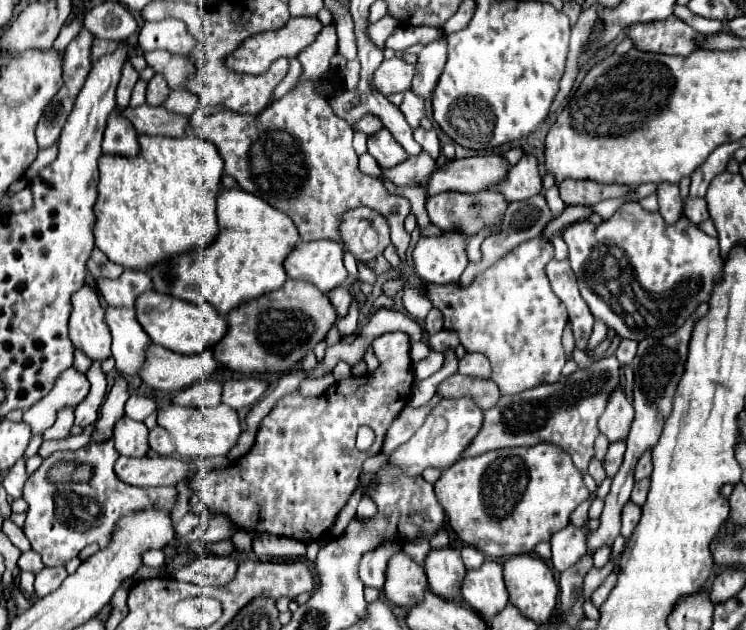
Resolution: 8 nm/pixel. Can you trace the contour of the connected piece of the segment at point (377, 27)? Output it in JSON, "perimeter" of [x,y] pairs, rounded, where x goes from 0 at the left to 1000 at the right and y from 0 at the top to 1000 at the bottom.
{"perimeter":[[[513,27],[511,33],[495,40],[495,62],[500,65],[500,71],[505,71],[505,75],[513,78],[519,59],[532,46],[532,40],[535,37],[527,27]]]}

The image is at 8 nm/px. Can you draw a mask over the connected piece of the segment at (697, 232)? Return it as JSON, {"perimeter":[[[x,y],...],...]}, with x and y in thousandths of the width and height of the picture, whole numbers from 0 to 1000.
{"perimeter":[[[838,322],[832,325],[824,341],[814,351],[808,351],[806,357],[798,357],[792,351],[771,351],[765,354],[757,367],[755,367],[755,383],[760,386],[763,392],[763,417],[765,417],[765,427],[771,430],[771,440],[776,446],[776,462],[779,462],[779,471],[787,478],[792,497],[798,500],[798,506],[806,506],[814,519],[819,519],[830,535],[835,538],[851,538],[851,541],[859,541],[859,538],[867,538],[870,529],[875,529],[878,535],[889,535],[889,532],[897,532],[902,522],[913,519],[918,513],[921,503],[926,503],[926,497],[934,490],[937,481],[942,478],[950,478],[953,471],[953,462],[956,462],[956,449],[958,443],[966,437],[966,424],[969,424],[969,411],[964,405],[964,386],[958,376],[950,376],[948,370],[942,370],[934,357],[929,357],[921,344],[910,344],[905,354],[894,357],[889,351],[889,344],[883,338],[870,338],[865,335],[857,322]]]}

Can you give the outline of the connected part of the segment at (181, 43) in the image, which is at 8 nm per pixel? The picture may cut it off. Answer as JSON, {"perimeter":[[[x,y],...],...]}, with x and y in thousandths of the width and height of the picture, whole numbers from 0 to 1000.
{"perimeter":[[[221,30],[210,37],[194,37],[186,46],[186,75],[192,81],[208,81],[218,78],[227,84],[251,87],[264,71],[264,62],[253,56],[245,33],[237,30]]]}

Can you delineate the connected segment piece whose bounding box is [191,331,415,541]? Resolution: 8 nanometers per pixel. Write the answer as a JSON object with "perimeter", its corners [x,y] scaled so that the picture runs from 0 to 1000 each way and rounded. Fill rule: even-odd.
{"perimeter":[[[513,529],[500,541],[503,567],[511,573],[511,583],[503,592],[492,592],[489,598],[457,602],[428,630],[403,630],[401,624],[382,627],[350,668],[336,716],[318,735],[312,735],[307,744],[261,754],[256,760],[261,783],[267,783],[269,795],[283,814],[299,814],[318,837],[331,843],[385,849],[401,859],[420,859],[436,849],[444,840],[452,814],[460,808],[460,802],[476,779],[484,754],[484,735],[511,716],[511,703],[521,675],[540,652],[543,637],[548,640],[551,633],[556,598],[551,586],[548,551],[551,548],[546,529]],[[487,675],[503,684],[503,700],[495,716],[481,716],[476,710],[479,681]]]}

